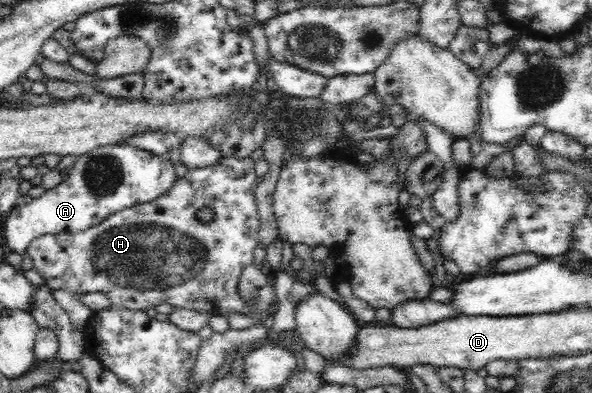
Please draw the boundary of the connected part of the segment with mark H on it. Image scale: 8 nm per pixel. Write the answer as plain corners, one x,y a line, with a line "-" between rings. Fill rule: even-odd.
228,157
220,158
212,166
206,166
206,168
188,169
184,177
177,178
170,187
170,190
166,194
161,194
154,202
140,204
140,206
134,206
133,208
110,215
104,219
104,222
98,223
96,226
90,227
85,231
57,235
40,235
27,248
28,256
33,261
32,270
36,270
43,279
44,285
51,291
68,290
74,294
100,292
108,296
110,305
126,307
126,309
131,311
146,311
160,304
171,304
172,306
177,306
177,308
190,309
200,313
210,313
211,315
226,316
228,310
230,312
242,312
242,310
246,310
246,305
244,305
244,301
240,299
238,294
239,276
241,275
241,270
244,270
246,265
251,264
252,254
254,254
255,248
260,243
258,235
258,232
260,232
260,216
258,215
259,210
254,194
254,190
258,186
258,175
256,175
256,170
254,169
254,161
251,157
243,159
-
203,207
208,207
216,213
215,219
211,223
202,223
202,221
194,217
197,211

